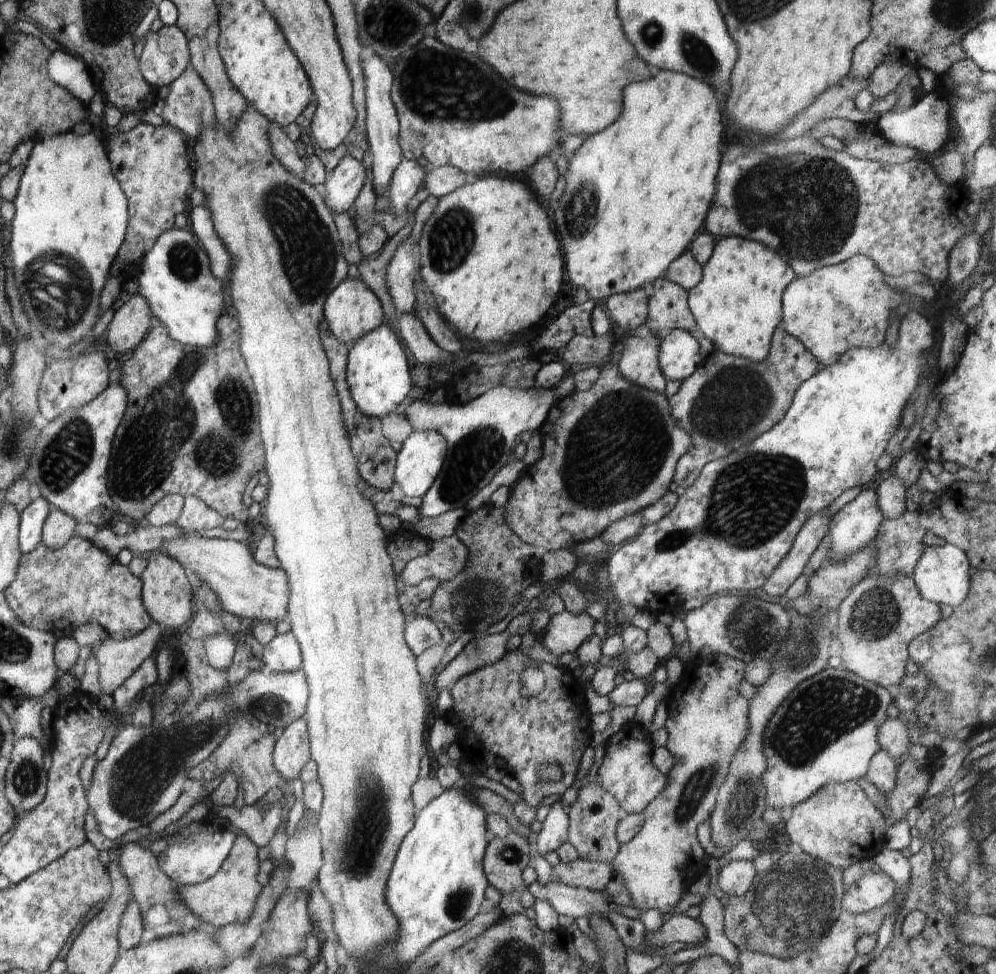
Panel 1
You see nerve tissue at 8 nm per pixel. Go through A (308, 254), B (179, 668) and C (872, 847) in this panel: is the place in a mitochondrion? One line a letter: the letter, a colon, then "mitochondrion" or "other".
A: mitochondrion
B: other
C: other

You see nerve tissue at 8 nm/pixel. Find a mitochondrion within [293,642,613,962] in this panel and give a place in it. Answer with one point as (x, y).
(369, 830)

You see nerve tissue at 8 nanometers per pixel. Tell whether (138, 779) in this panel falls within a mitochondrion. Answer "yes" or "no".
yes

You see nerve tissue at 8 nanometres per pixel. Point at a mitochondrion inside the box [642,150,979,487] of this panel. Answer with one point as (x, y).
(812, 208)

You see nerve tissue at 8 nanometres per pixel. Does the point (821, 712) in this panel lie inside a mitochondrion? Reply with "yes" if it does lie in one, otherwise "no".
yes

